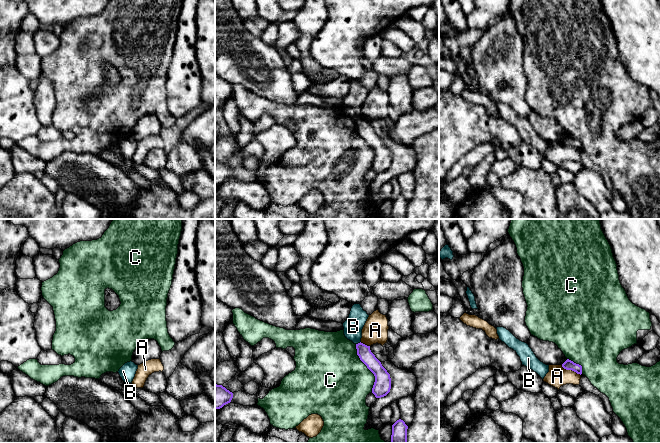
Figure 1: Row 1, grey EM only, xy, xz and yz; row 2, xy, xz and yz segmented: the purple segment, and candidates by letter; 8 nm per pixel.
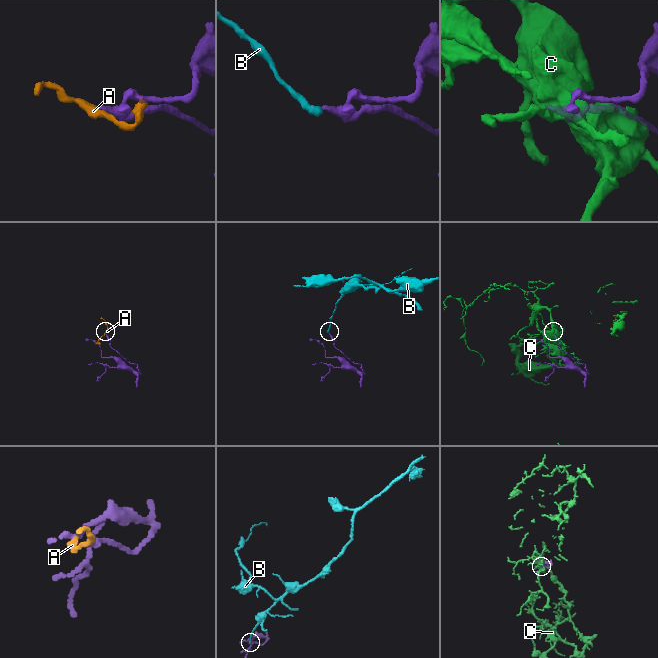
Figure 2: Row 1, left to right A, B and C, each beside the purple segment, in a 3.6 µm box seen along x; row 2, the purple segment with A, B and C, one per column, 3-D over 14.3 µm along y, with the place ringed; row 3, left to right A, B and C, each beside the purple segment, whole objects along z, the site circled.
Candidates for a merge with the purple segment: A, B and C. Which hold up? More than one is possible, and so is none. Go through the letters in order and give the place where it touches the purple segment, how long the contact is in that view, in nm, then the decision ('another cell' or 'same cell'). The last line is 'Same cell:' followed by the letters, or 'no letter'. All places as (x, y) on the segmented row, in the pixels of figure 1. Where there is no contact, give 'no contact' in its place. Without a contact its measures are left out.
A: yz (571, 369) | 180 nm | another cell
B: xz (358, 343) | 50 nm | another cell
C: xz (367, 367) | 400 nm | another cell
Same cell: no letter

